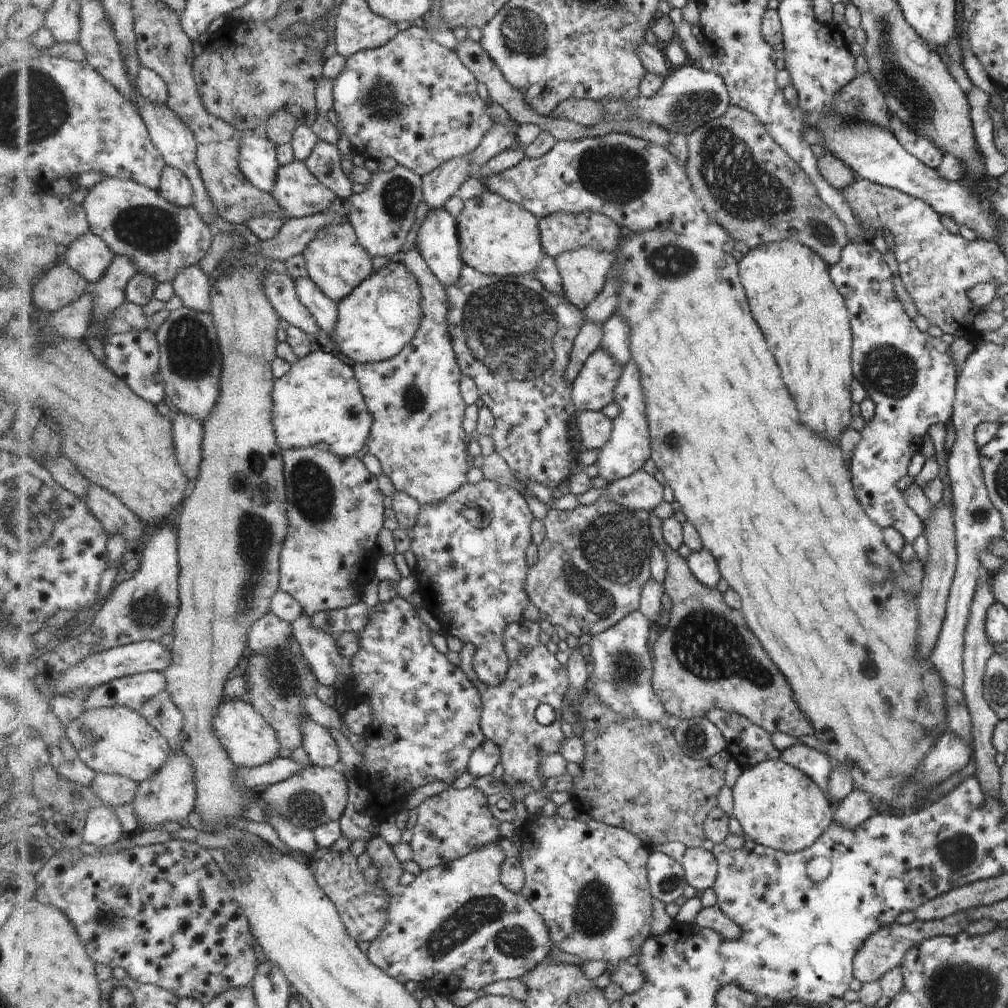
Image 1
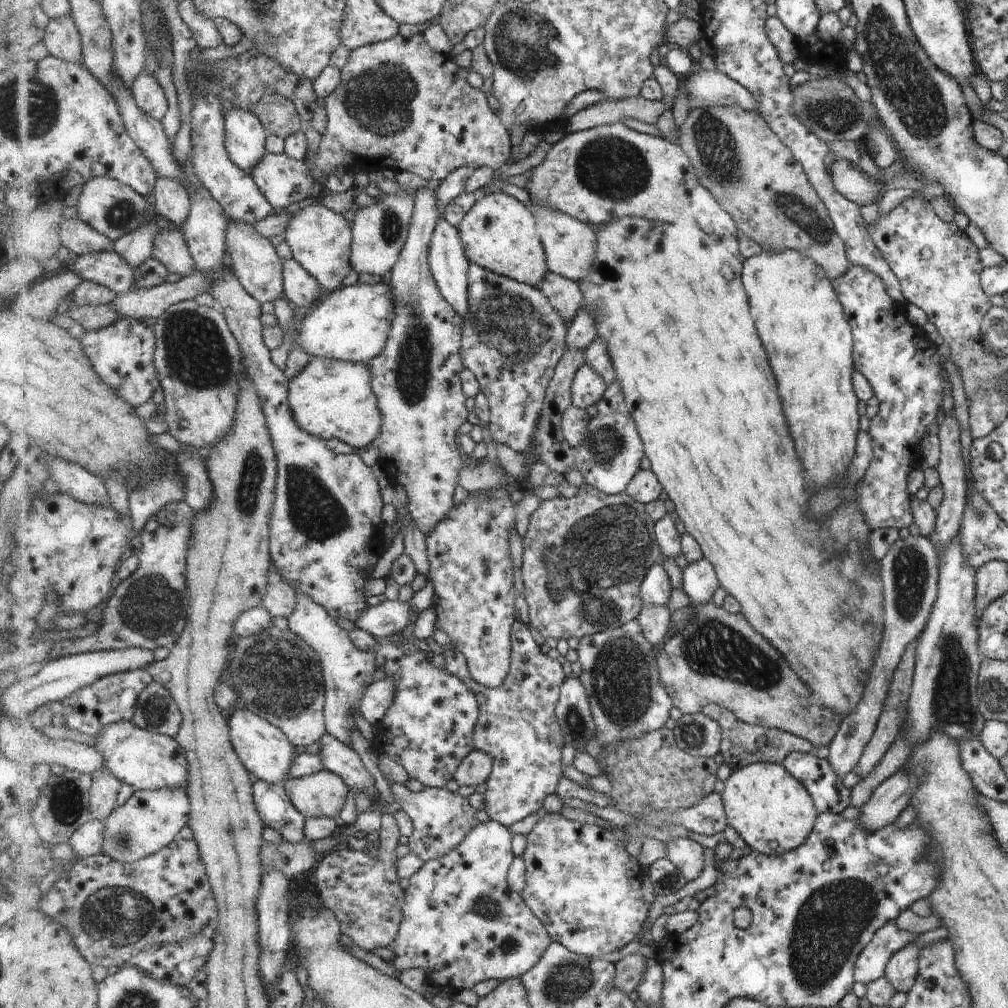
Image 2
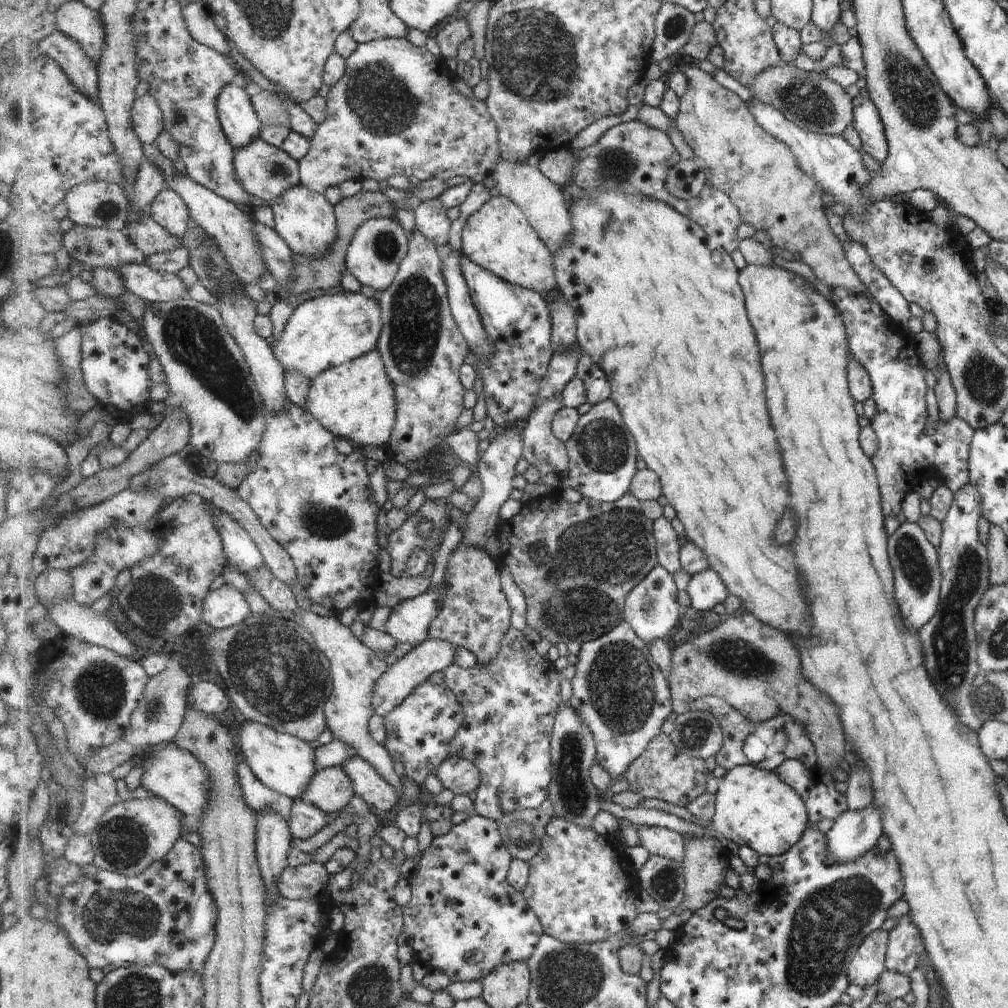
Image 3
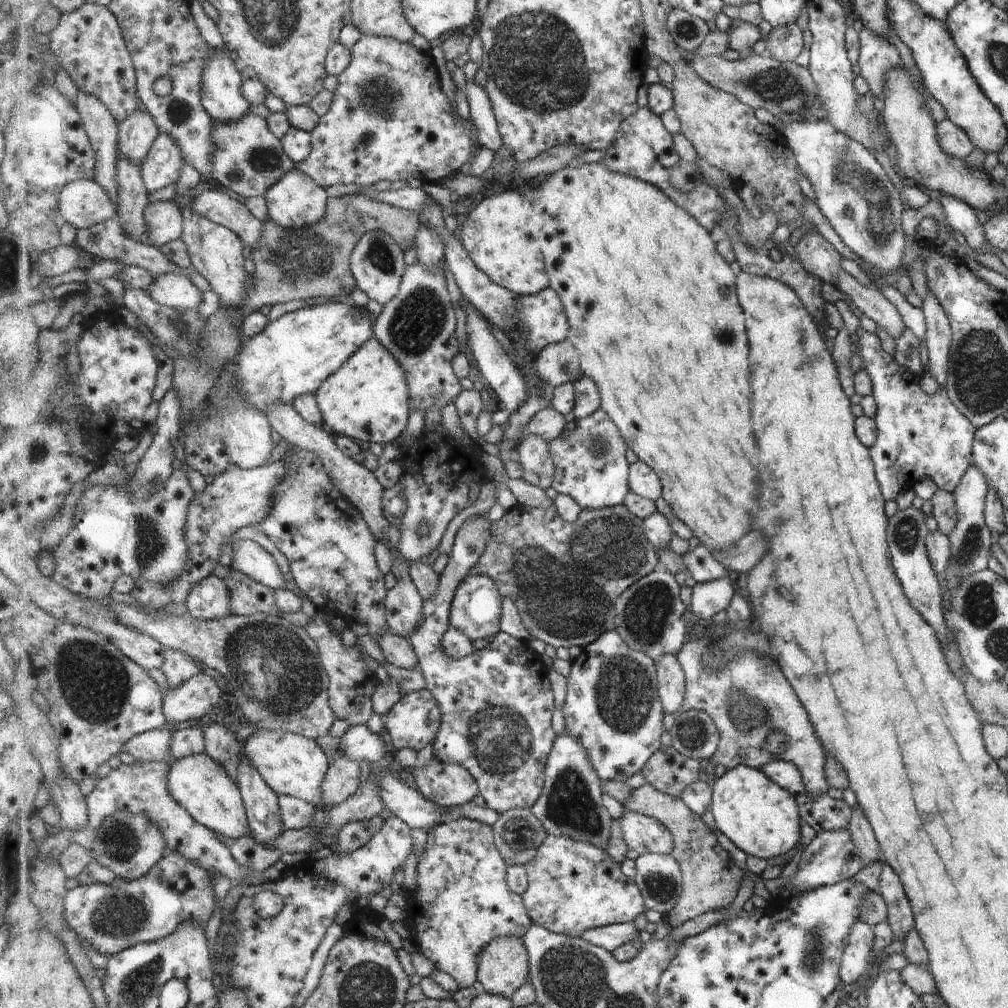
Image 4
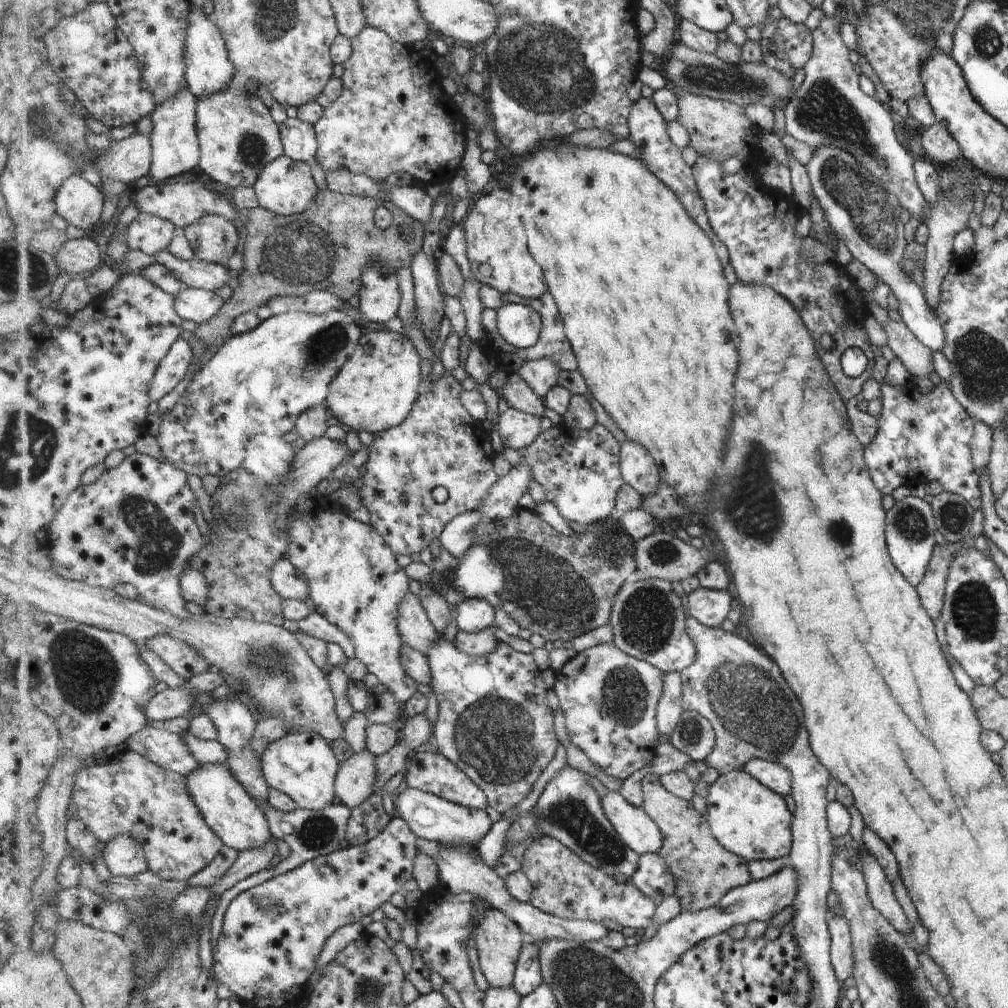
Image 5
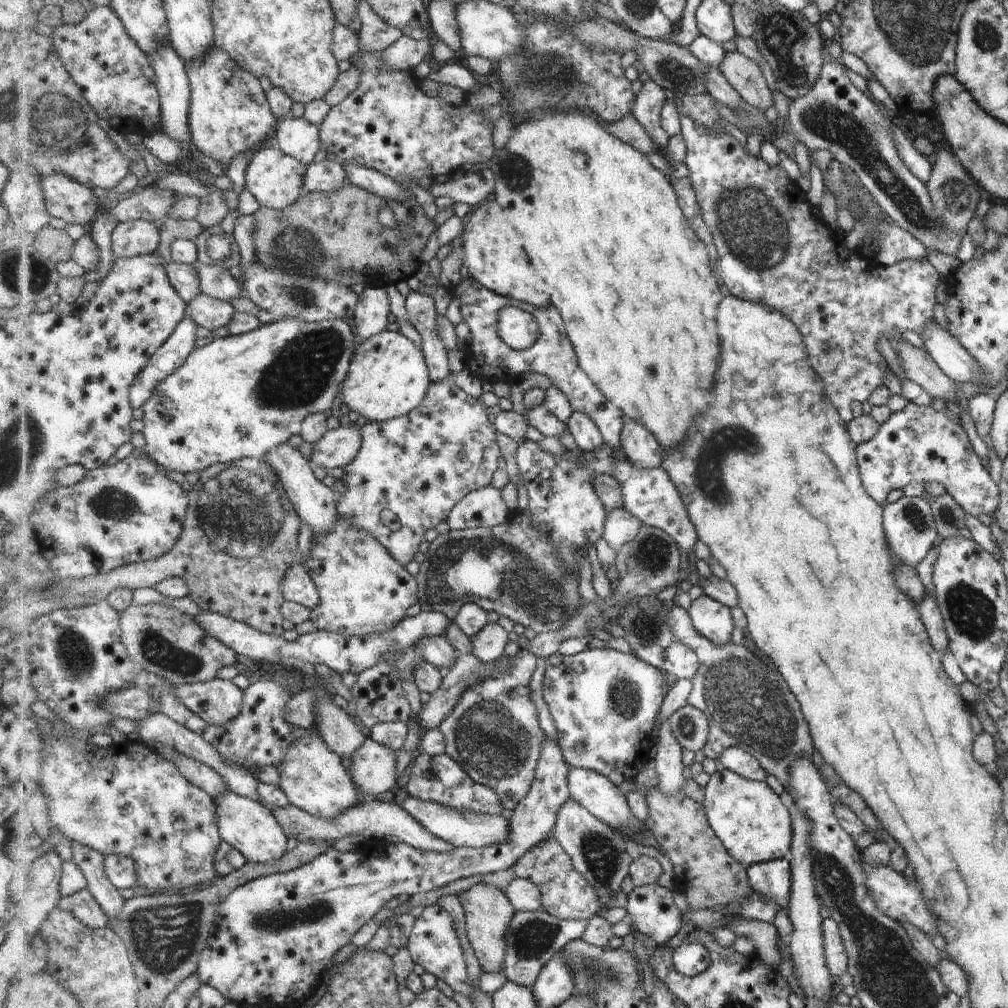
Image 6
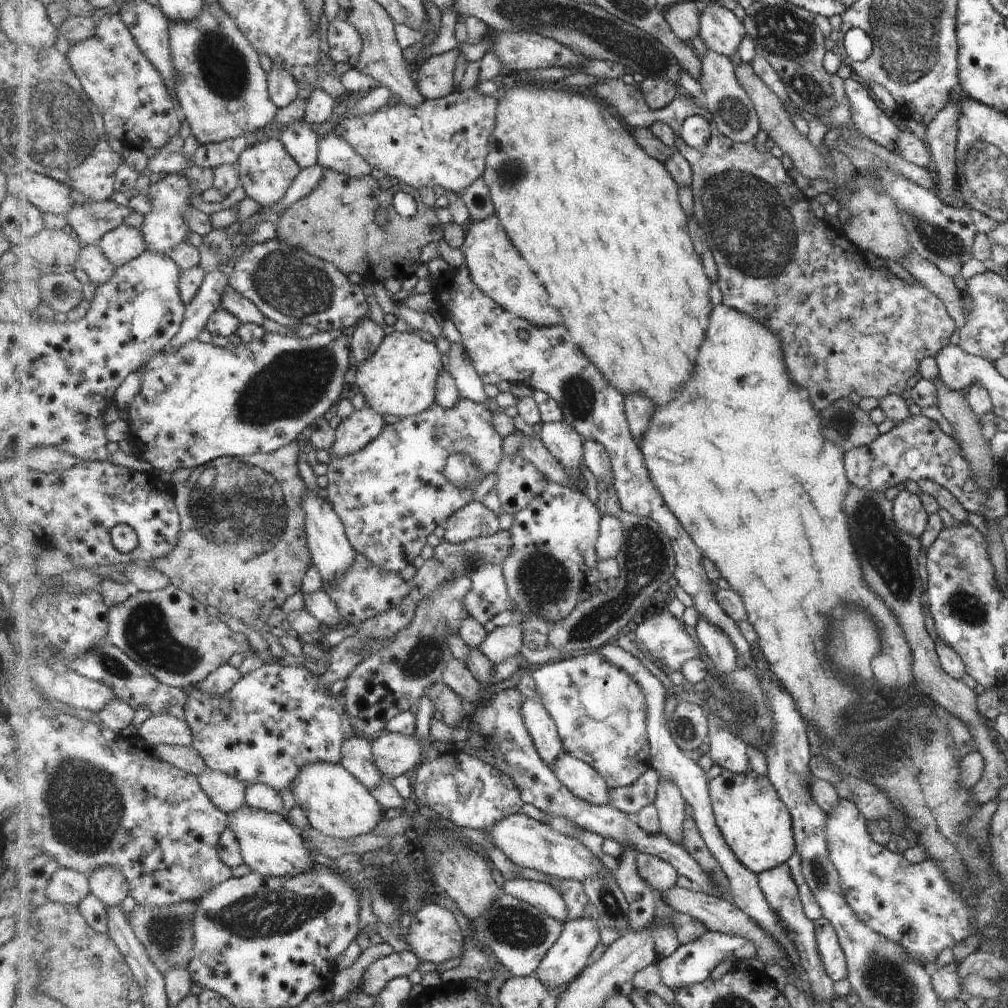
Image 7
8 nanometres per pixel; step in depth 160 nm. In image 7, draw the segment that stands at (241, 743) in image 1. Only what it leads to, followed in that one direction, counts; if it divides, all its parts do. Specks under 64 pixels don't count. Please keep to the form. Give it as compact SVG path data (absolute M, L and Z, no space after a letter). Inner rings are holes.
M307 763L300 768L293 781L292 793L308 819L309 826L338 839L367 834L390 814L369 794L368 788L341 763Z

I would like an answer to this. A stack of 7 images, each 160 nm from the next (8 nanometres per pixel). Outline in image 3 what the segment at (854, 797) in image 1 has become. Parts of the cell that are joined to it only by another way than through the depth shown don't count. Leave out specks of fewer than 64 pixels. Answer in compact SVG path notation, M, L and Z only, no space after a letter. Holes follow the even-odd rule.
M967 482L959 490L952 493L952 501L941 523L940 543L936 548L938 556L938 569L940 572L940 591L938 603L933 616L919 629L916 634L923 650L923 666L935 686L935 690L941 694L941 700L945 706L957 716L957 720L966 726L971 732L981 728L982 720L973 712L969 693L971 685L980 670L976 661L977 636L973 630L973 613L983 592L988 584L988 568L986 545L979 542L977 536L977 518L980 516L980 499L975 487Z

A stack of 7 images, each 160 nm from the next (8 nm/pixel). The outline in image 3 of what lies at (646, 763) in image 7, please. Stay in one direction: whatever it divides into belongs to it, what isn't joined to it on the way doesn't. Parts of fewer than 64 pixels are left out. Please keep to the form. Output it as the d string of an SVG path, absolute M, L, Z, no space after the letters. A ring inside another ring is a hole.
M627 621L602 637L581 644L577 657L569 702L594 734L596 763L616 781L661 734L663 724L673 714L668 677L653 658L650 646Z

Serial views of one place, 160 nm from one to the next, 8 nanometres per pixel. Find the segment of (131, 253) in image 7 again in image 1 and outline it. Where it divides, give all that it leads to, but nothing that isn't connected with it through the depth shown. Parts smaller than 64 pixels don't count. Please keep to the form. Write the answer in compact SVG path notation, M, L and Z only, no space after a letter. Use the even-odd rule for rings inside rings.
M167 165L164 168L162 183L158 191L161 196L180 207L191 206L196 199L189 177L173 165Z

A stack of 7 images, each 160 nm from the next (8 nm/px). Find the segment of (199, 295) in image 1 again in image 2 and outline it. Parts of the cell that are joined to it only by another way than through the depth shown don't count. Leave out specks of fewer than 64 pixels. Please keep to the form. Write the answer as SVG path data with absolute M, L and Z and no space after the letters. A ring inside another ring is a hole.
M167 228L159 232L154 242L152 258L162 262L173 274L186 277L196 272L197 263L181 230L169 231Z

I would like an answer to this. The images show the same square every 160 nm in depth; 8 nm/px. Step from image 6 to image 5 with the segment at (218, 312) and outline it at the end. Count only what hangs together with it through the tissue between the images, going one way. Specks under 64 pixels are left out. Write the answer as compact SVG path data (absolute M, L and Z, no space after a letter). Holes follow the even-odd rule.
M189 286L181 289L174 299L179 316L183 320L192 320L198 325L212 319L226 303L215 292Z

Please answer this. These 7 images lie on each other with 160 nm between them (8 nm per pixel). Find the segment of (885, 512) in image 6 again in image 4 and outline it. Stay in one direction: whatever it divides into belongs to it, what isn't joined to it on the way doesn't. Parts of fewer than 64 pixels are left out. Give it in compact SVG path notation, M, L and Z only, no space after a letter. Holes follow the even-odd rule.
M907 507L900 511L895 511L886 519L887 548L889 548L889 558L891 564L895 566L895 576L903 588L903 594L907 602L911 604L919 616L927 623L939 638L940 646L946 645L946 629L942 623L940 609L939 577L933 572L929 559L926 555L924 545L925 535L929 532L923 520L923 514L918 509Z

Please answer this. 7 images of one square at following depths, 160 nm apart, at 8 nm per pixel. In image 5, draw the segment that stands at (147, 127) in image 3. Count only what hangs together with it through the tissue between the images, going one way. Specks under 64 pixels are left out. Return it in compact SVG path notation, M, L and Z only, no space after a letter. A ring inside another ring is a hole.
M135 132L115 142L98 160L101 176L115 177L125 184L145 178L152 170L152 140Z

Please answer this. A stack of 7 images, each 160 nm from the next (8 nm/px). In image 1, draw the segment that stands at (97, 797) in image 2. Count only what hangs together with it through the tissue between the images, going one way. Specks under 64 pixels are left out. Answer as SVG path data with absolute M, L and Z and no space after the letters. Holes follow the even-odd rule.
M97 773L91 789L99 802L113 808L127 803L134 804L140 784L128 776Z

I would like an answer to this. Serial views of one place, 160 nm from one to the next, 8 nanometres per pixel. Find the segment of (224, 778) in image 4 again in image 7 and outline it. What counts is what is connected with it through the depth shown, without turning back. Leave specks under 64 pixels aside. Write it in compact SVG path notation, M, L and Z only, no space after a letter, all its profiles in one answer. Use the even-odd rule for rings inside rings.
M246 802L239 810L228 815L228 819L230 829L240 844L244 863L253 871L266 877L288 877L314 867L315 862L301 834L287 822L284 815L253 808Z

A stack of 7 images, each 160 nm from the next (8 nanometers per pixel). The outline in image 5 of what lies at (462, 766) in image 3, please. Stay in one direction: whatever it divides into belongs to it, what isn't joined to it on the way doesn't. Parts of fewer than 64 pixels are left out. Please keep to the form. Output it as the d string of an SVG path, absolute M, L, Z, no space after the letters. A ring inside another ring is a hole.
M416 752L409 756L404 775L407 786L428 793L433 793L449 802L472 809L485 810L488 804L487 795L461 770L440 752Z

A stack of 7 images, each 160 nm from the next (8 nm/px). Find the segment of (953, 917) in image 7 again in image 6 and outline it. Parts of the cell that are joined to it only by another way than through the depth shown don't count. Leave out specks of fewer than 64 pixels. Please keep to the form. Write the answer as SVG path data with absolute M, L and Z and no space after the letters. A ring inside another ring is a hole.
M862 850L858 852L860 854L859 858L862 860L862 867L864 868L864 875L866 876L866 889L874 902L874 905L886 916L889 917L891 920L894 920L897 924L900 925L901 921L907 921L911 923L913 926L916 926L919 930L924 932L924 935L928 938L928 934L938 933L936 930L936 926L933 924L933 916L931 913L926 909L922 892L919 890L919 887L915 882L907 882L907 880L902 874L895 872L889 864L886 867L877 866L877 868L873 867L872 865L868 865L865 862L864 856L862 855Z

